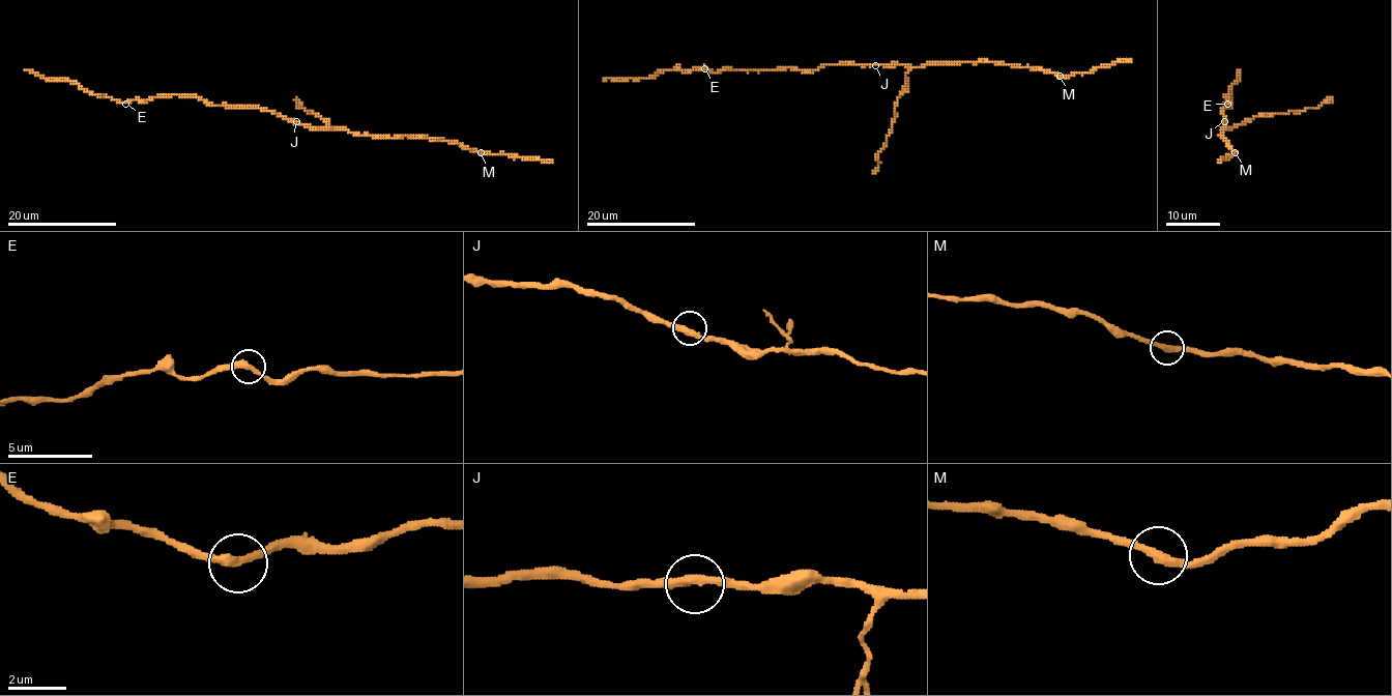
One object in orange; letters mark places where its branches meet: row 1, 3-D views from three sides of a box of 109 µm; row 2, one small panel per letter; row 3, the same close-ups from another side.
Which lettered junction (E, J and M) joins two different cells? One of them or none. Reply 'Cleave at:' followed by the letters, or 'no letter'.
Cleave at: no letter

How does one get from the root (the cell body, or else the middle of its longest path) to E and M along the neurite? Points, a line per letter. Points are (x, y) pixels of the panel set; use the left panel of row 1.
E: (286, 117), (258, 108), (205, 104), (195, 96), (157, 95), (125, 104)
M: (286, 117), (315, 127), (345, 129), (359, 135), (454, 140), (481, 152)

